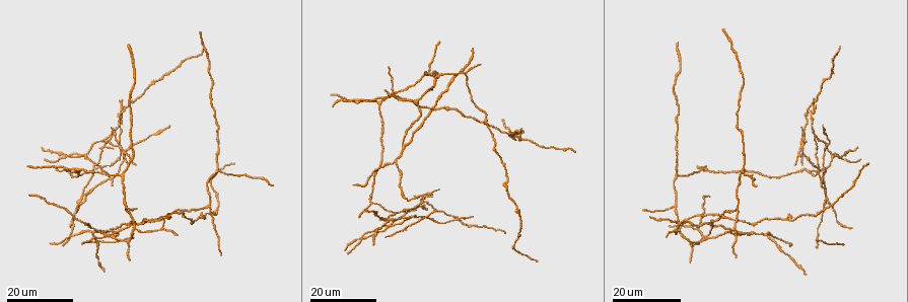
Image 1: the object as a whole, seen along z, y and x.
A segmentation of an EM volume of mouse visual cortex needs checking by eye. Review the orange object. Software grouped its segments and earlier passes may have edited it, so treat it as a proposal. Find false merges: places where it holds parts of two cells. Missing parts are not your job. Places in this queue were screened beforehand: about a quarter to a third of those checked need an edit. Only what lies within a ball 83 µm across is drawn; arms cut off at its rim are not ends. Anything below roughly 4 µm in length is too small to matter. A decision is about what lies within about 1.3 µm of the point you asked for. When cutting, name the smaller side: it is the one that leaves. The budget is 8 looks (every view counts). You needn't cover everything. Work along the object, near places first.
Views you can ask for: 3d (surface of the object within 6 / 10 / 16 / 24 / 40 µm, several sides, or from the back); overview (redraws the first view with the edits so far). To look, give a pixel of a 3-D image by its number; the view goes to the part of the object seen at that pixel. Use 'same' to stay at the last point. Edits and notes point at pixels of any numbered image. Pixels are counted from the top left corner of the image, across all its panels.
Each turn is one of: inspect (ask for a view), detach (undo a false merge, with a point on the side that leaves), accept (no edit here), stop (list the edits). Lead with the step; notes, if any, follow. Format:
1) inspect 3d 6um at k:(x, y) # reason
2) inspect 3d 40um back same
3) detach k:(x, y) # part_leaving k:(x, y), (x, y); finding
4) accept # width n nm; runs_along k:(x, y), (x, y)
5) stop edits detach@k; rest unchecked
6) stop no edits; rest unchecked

inspect 3d 24um at 1:(95, 167) # three arms meet

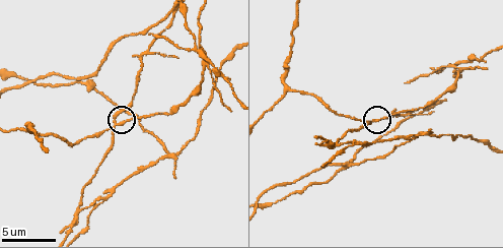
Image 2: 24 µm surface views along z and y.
inspect 3d 6um at 2:(375, 120) # closer look

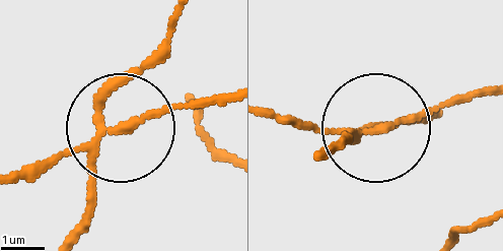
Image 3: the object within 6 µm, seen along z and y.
detach 3:(93, 204) # arms 3; part_leaving 3:(95, 145), (81, 229); two cells meet here

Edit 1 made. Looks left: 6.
inspect overview # see it whole again

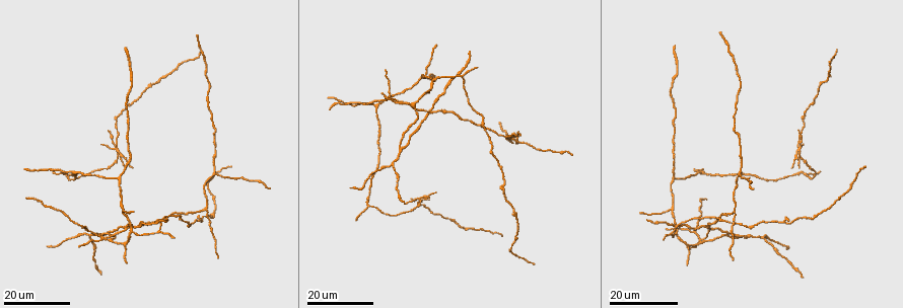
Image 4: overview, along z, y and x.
inspect 3d 24um at 4:(367, 206) # thin arm on a thick one

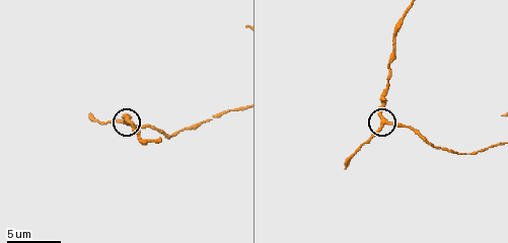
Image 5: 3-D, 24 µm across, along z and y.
inspect 3d 6um at 5:(382, 122)

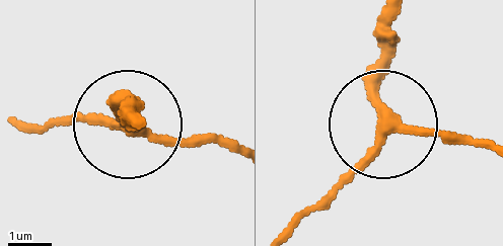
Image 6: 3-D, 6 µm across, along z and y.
inspect 3d 6um back at 6:(389, 125)

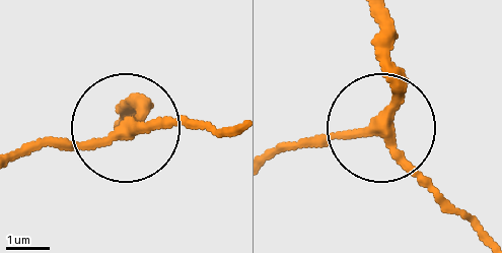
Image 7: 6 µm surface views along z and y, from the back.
accept # runs_along 7:(379, 23), (389, 143), (462, 215); all the same cell

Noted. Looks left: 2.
inspect 3d 24um at 4:(380, 137) # narrows sharply

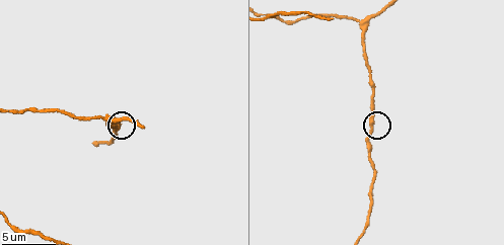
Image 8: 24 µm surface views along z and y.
inspect 3d 10um at 8:(372, 130)

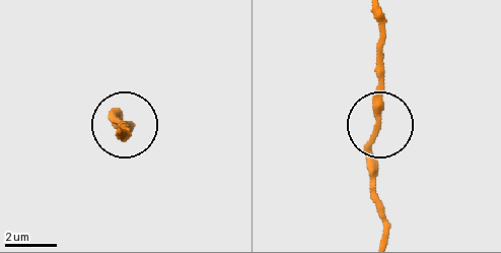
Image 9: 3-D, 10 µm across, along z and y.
accept # runs_along 9:(374, 15), (378, 127), (372, 197); continuous, no second cell

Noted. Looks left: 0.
stop edits detach@3; rest unchecked

